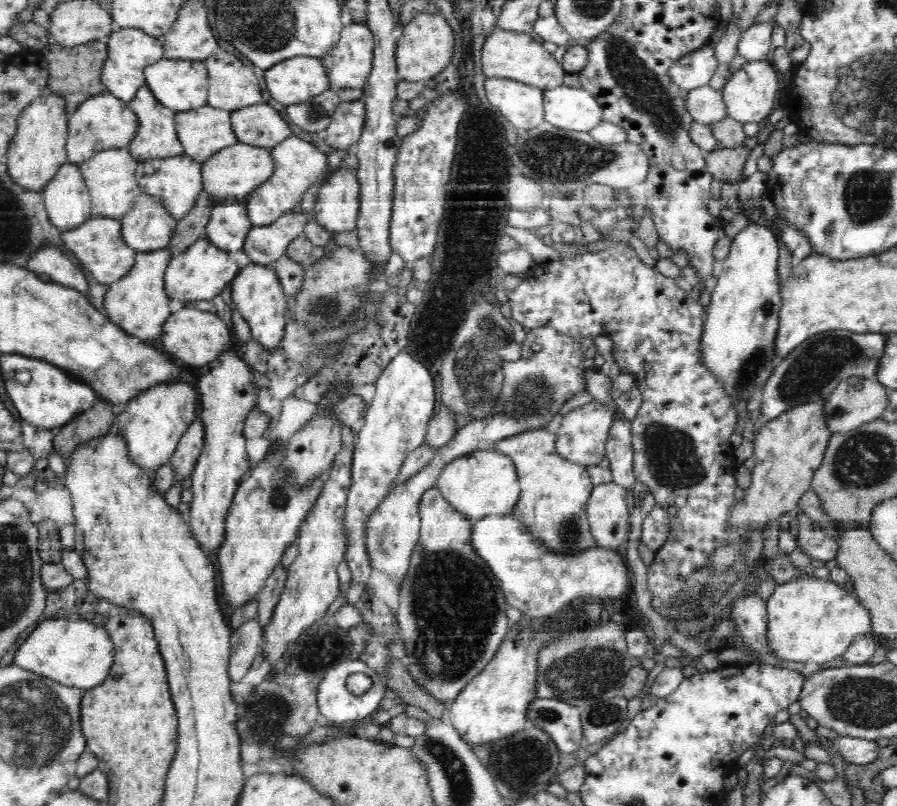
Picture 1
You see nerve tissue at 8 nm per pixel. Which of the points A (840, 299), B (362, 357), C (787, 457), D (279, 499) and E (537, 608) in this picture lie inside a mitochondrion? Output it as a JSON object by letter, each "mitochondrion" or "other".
{"A":"other","B":"other","C":"other","D":"mitochondrion","E":"other"}

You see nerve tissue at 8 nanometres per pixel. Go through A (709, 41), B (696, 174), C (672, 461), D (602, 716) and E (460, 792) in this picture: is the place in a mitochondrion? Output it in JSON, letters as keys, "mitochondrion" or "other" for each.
{"A":"other","B":"other","C":"mitochondrion","D":"mitochondrion","E":"mitochondrion"}

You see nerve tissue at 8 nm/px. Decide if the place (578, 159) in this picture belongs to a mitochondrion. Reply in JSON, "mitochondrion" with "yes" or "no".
{"mitochondrion":"yes"}

